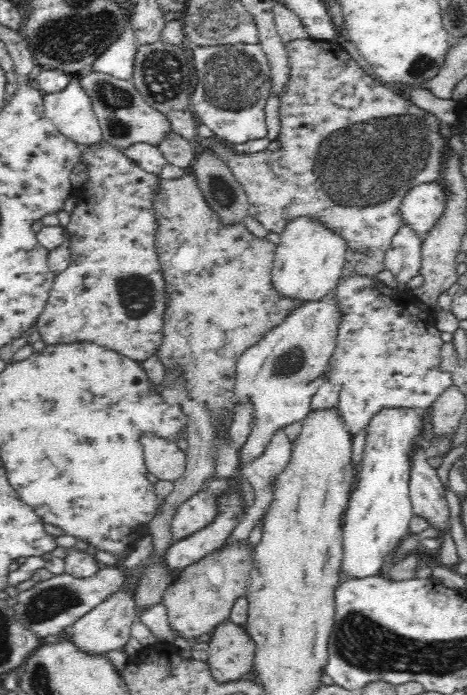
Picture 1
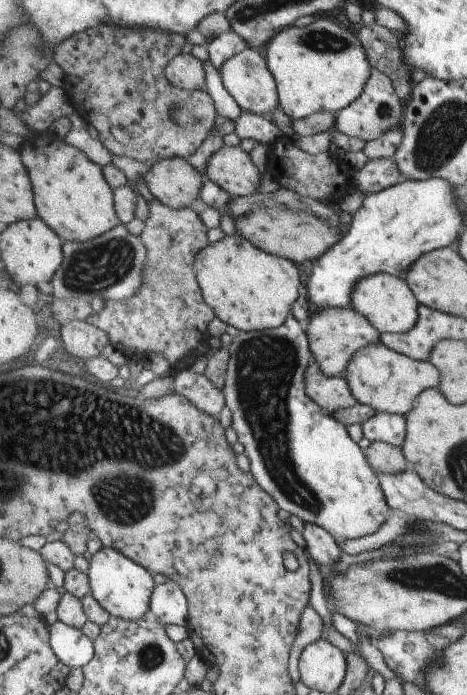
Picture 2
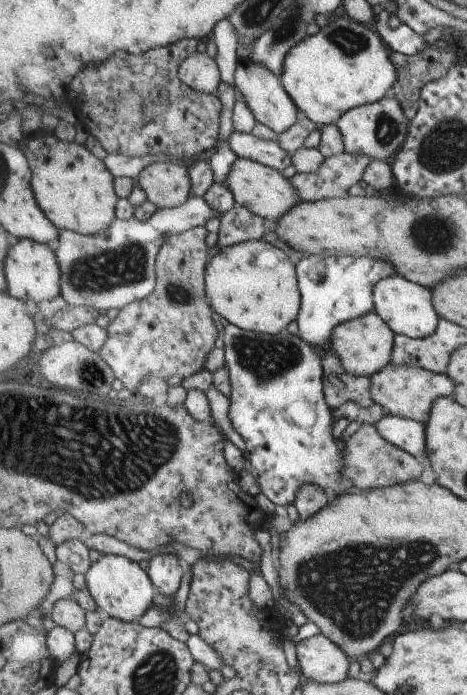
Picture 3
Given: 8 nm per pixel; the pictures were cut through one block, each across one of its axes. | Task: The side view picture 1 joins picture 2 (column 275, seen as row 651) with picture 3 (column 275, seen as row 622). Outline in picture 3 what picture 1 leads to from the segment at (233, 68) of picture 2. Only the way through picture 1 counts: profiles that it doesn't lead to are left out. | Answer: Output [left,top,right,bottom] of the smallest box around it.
[236,58,298,135]

